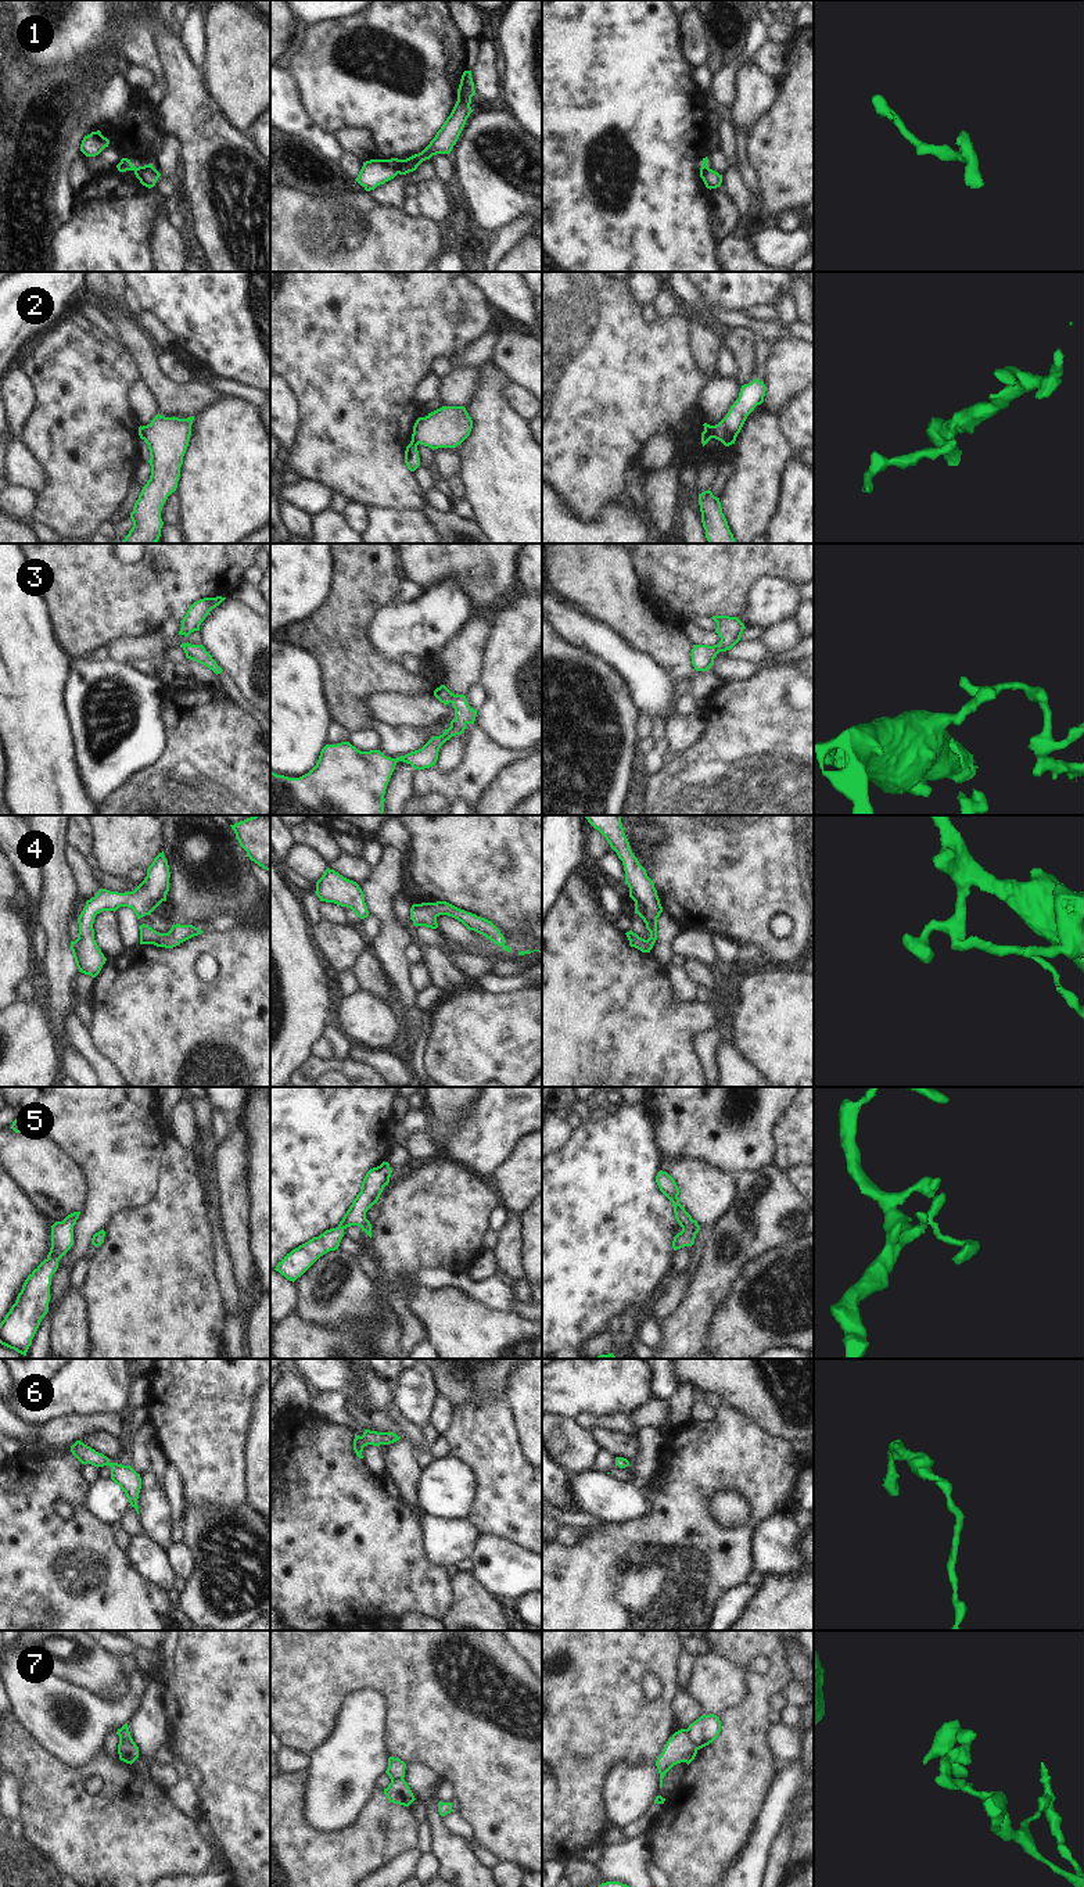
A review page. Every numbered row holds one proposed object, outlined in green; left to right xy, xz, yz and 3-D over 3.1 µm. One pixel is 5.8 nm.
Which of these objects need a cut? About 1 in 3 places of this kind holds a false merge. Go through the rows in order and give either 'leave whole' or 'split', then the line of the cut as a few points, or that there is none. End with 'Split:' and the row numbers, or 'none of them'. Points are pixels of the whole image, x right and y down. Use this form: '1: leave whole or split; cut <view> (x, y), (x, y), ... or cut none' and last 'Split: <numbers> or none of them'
1: split; cut xz (406, 160), (397, 172)
2: split; cut yz (710, 426), (713, 437)
3: leave whole; cut none
4: leave whole; cut none
5: leave whole; cut none
6: leave whole; cut none
7: split; cut yz (686, 1729), (697, 1749)
Split: 1, 2, 7

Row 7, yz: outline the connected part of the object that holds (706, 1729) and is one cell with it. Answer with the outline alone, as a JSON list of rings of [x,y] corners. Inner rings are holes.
[[[714,1714],[701,1715],[699,1719],[689,1725],[688,1732],[693,1744],[697,1747],[697,1750],[700,1750],[718,1737],[721,1732],[719,1716]]]

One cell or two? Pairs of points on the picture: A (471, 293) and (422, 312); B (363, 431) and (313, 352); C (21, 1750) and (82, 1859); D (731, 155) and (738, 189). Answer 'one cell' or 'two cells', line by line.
A: one cell
B: one cell
C: one cell
D: one cell

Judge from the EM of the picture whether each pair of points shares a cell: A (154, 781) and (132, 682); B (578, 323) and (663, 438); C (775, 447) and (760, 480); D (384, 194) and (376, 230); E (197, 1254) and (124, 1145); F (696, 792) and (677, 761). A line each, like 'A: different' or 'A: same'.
A: different
B: different
C: same
D: different
E: different
F: same

